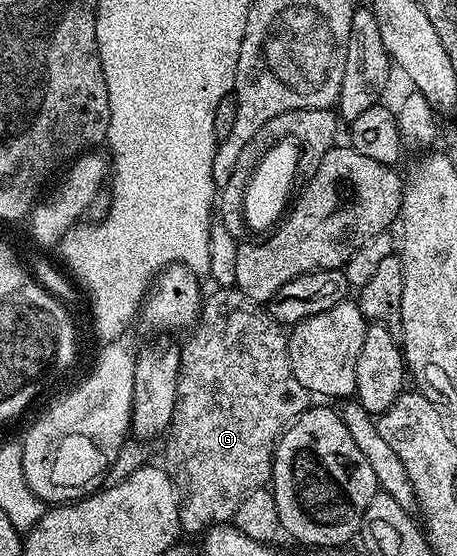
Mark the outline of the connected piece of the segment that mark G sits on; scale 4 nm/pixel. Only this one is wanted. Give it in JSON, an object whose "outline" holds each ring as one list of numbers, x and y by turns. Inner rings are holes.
{"outline":[[234,287,219,289,216,293,207,293,201,306,201,312,197,324,190,330,191,338,187,342,182,342,179,351,179,374,177,375,177,399,175,400,175,410,171,427,165,434,167,441,167,462,165,468,167,474,171,476,171,481,175,485,175,496,179,499,179,528,184,534,202,534,213,525,222,525,230,522,234,518,237,507,249,491,264,488,271,480,271,464,275,461,275,445,279,442,279,436,283,430,291,424,295,418,301,416,303,412,312,404,312,394,308,393,301,383,297,383,297,375,293,375,293,367,287,358,287,338,284,326,277,324,273,318,267,314,266,308,260,302,249,299]]}

